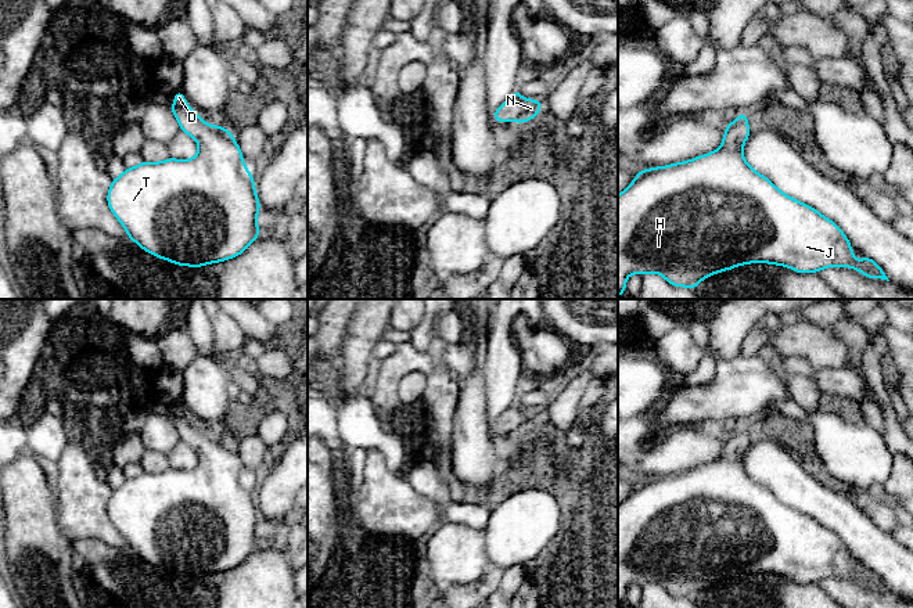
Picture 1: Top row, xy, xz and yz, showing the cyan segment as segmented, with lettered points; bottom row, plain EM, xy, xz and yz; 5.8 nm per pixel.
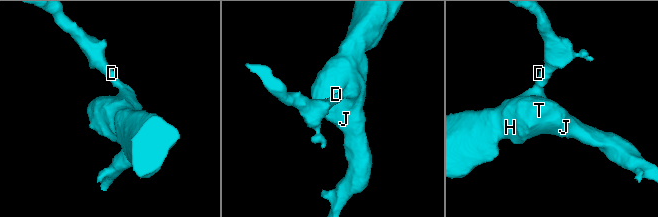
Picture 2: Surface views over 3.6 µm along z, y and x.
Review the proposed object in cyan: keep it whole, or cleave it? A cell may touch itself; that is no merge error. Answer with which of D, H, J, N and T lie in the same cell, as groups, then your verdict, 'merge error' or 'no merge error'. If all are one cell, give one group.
groups D H J N T; no merge error

